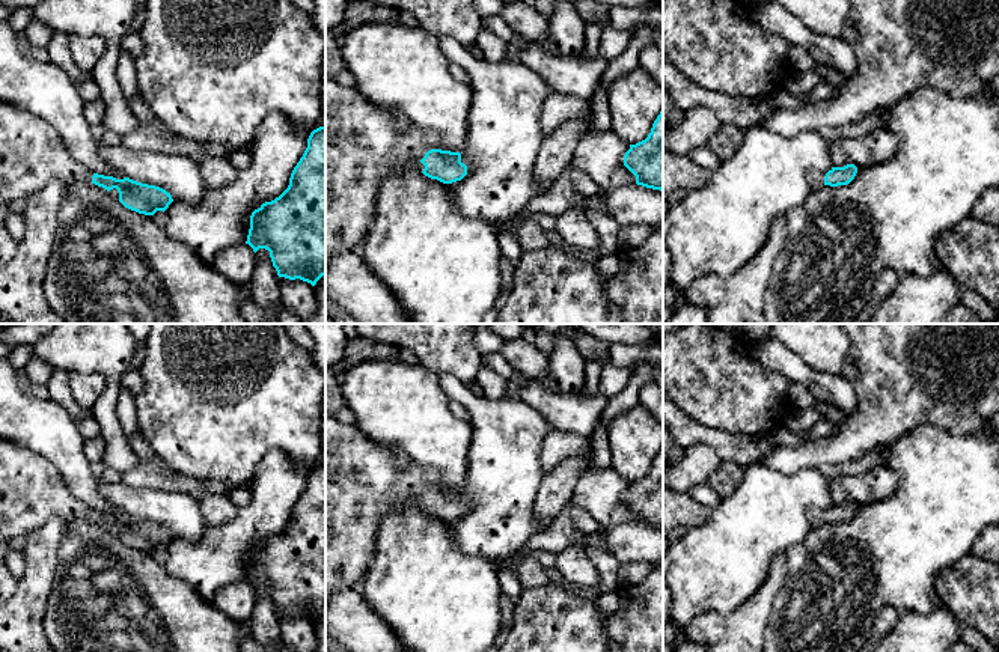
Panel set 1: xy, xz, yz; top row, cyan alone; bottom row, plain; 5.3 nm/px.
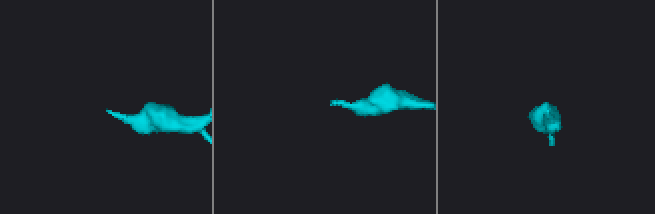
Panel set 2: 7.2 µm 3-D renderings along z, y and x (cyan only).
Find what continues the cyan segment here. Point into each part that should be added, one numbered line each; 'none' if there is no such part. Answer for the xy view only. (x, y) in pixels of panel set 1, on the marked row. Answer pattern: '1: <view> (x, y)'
1: xy (32, 154)

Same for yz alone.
1: yz (815, 178)

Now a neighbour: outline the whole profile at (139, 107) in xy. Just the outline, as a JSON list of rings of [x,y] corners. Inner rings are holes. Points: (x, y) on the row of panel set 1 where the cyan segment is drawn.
[[[128,98],[128,104],[131,111],[139,119],[140,126],[166,125],[158,119],[158,116],[148,107],[148,104],[142,98]]]

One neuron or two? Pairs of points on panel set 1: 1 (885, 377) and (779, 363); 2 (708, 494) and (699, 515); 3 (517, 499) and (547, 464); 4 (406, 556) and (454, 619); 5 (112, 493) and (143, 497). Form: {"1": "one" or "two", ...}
{"1": "two", "2": "two", "3": "two", "4": "one", "5": "one"}

